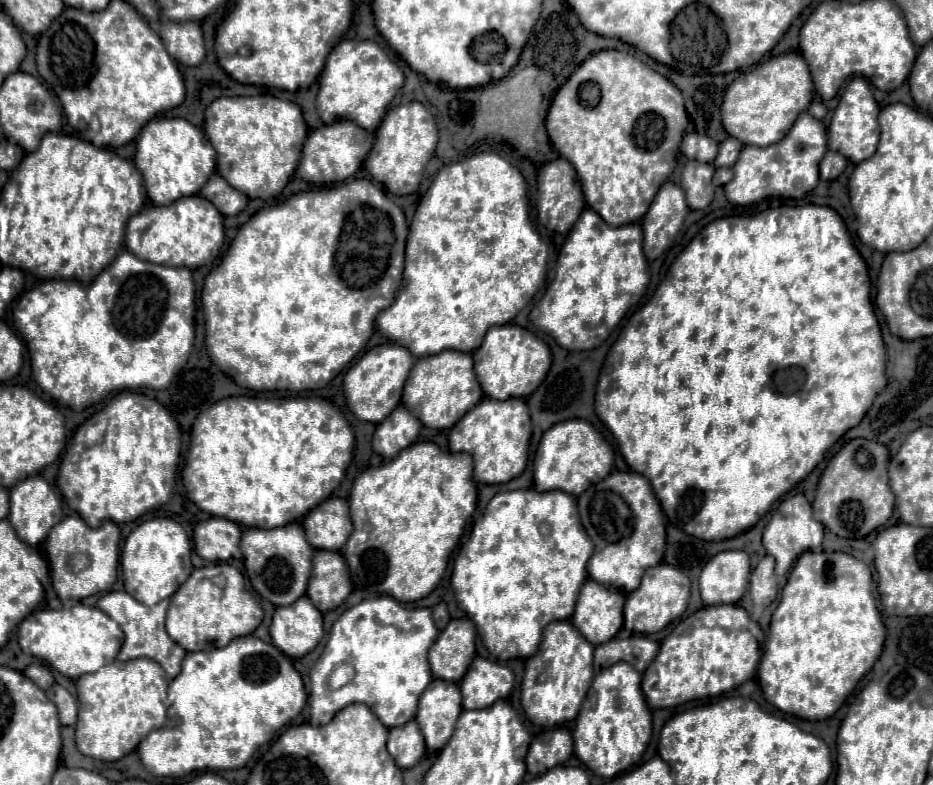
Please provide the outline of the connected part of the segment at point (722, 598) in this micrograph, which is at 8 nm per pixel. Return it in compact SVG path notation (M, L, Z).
M728 550L716 554L700 574L700 594L706 606L736 604L750 576L750 558L746 552Z

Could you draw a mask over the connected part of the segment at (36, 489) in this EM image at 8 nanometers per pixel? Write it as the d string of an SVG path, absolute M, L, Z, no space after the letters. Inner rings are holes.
M30 476L24 482L18 482L16 486L10 488L10 514L8 514L8 520L12 522L16 534L22 542L28 542L30 546L36 546L36 544L44 542L50 528L56 522L60 522L60 518L62 518L60 500L42 476Z

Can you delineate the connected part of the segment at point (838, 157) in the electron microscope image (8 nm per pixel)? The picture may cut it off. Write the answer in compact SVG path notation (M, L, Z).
M828 150L826 156L820 162L820 180L834 180L834 178L838 178L844 172L846 162L848 160L842 154Z

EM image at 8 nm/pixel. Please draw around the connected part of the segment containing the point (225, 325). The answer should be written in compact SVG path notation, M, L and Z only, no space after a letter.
M352 180L343 182L330 188L318 188L292 194L286 202L276 206L260 208L236 234L232 240L232 246L224 254L222 262L206 276L204 288L202 288L202 310L206 318L206 348L220 366L224 374L228 374L238 386L250 388L250 390L312 390L312 388L324 388L334 376L338 376L344 368L348 367L354 358L365 349L368 338L374 330L374 318L380 310L388 308L394 302L402 268L404 268L404 244L408 236L408 224L404 218L404 212L386 196L384 188L374 184L372 180Z

